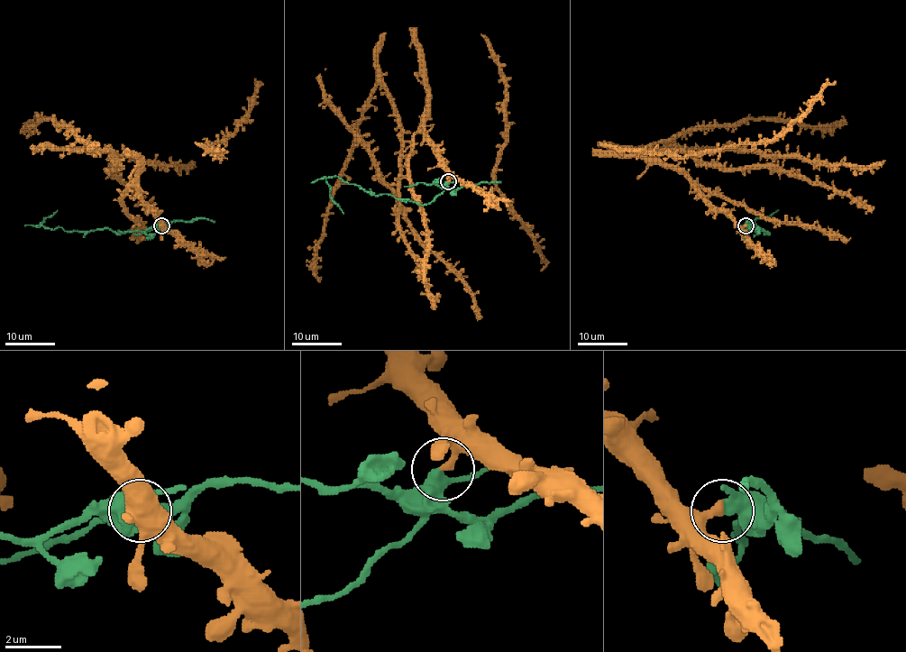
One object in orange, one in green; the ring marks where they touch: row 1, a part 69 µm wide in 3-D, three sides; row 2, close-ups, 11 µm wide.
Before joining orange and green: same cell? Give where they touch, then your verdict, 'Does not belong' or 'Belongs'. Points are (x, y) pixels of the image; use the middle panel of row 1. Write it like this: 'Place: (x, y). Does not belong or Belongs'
Place: (448, 181). Does not belong

